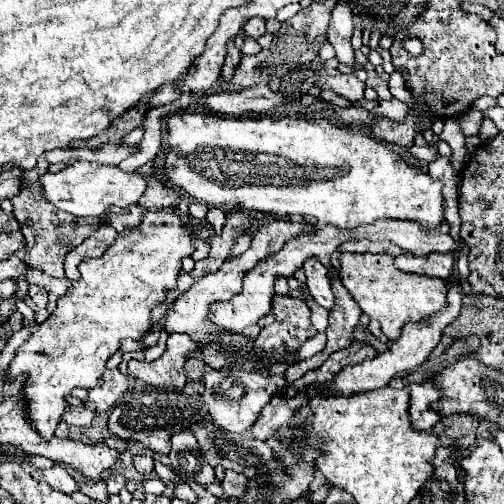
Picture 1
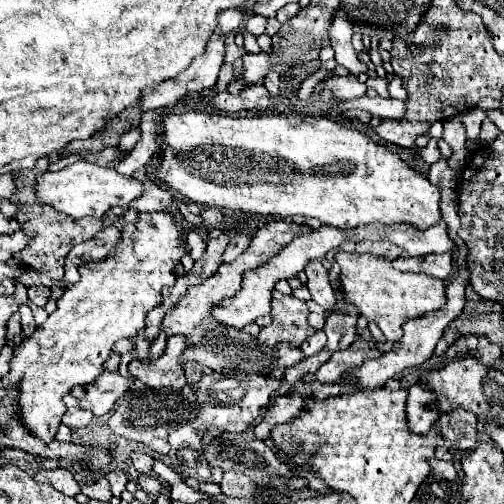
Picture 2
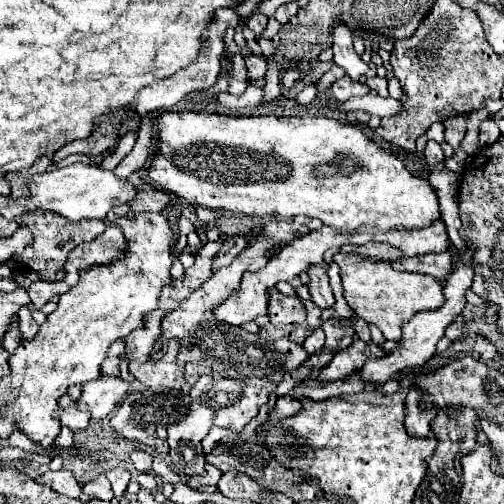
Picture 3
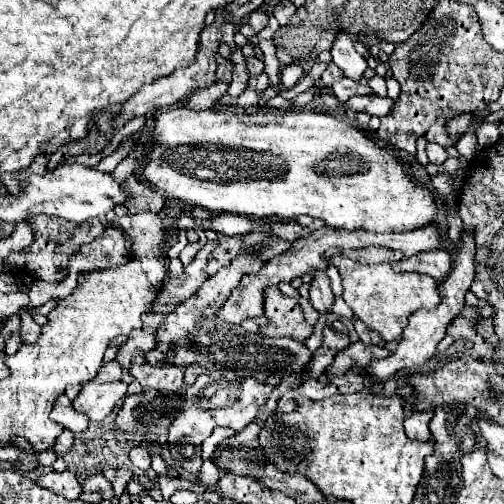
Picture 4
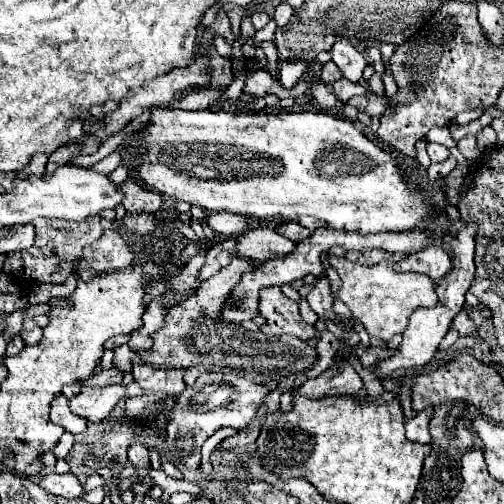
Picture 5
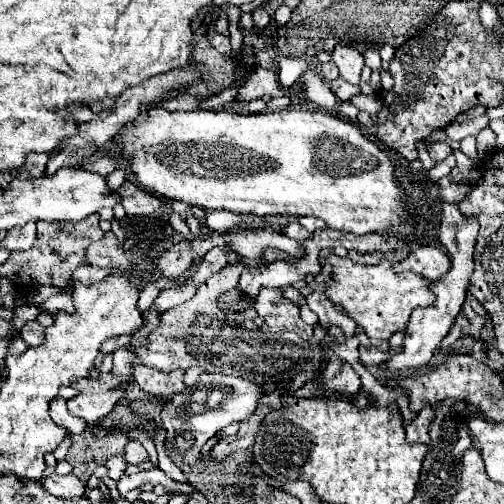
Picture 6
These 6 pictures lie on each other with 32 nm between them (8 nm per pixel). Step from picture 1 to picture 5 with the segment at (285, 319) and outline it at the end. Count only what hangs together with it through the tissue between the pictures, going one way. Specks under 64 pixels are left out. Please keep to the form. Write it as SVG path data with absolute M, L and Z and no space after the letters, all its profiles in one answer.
M278 286L260 292L260 314L266 318L262 332L268 336L294 334L300 340L310 340L316 334L314 326L302 320L298 302L286 298Z

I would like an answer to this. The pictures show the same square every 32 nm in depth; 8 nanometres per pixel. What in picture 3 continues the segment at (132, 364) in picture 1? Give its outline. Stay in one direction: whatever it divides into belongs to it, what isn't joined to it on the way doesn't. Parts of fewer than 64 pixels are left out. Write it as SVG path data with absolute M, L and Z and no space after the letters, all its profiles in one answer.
M170 340L166 354L160 360L144 364L130 360L130 374L148 388L180 390L184 386L184 370L180 364L176 364L178 350L180 350L180 340Z

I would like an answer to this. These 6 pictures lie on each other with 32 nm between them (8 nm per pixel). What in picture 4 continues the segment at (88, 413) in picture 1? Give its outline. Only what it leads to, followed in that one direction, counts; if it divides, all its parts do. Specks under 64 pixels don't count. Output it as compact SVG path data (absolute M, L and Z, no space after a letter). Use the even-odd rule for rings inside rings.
M72 406L68 408L58 408L54 412L54 420L60 422L64 428L68 428L70 432L82 432L88 428L88 416L76 412ZM60 410L60 412L58 412Z

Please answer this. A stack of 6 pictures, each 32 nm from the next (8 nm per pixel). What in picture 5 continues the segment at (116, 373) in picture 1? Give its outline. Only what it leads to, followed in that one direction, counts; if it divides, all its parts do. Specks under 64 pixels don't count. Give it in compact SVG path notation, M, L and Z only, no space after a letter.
M112 384L104 388L88 386L70 400L70 410L78 416L88 418L90 422L100 422L112 412L120 398L124 398L124 384Z

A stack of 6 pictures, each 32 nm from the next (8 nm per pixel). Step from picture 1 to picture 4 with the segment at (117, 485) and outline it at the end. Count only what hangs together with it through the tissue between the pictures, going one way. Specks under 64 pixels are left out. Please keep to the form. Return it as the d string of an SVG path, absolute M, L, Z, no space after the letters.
M106 468L104 470L104 476L110 480L116 498L120 498L126 492L128 482L132 480L132 472L126 470L126 468Z

